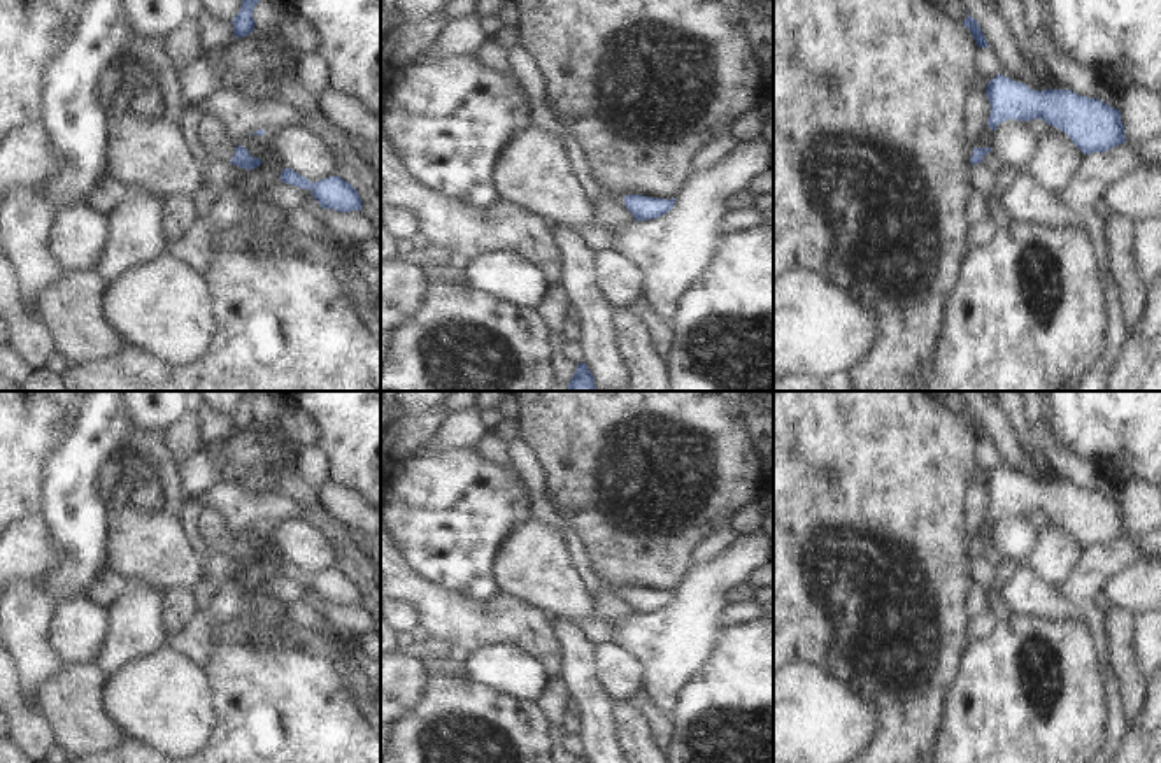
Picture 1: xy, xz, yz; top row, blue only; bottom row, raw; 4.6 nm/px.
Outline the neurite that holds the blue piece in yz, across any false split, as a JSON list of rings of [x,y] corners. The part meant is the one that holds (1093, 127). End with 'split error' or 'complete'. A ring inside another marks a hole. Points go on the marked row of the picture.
[[[1001,74],[986,86],[991,105],[987,126],[1008,119],[1043,119],[1047,125],[1065,132],[1084,153],[1105,153],[1126,142],[1121,111],[1098,98],[1080,96],[1070,89],[1029,89]]] | complete

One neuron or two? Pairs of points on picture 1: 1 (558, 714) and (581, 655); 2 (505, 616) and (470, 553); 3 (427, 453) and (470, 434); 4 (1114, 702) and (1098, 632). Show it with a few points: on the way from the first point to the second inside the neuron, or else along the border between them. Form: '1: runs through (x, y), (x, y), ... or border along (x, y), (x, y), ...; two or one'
1: border along (563, 679), (574, 698); two
2: border along (455, 590), (481, 600), (491, 600), (502, 593); two
3: runs through (437, 442), (460, 434); one
4: runs through (1111, 684), (1102, 649); one

